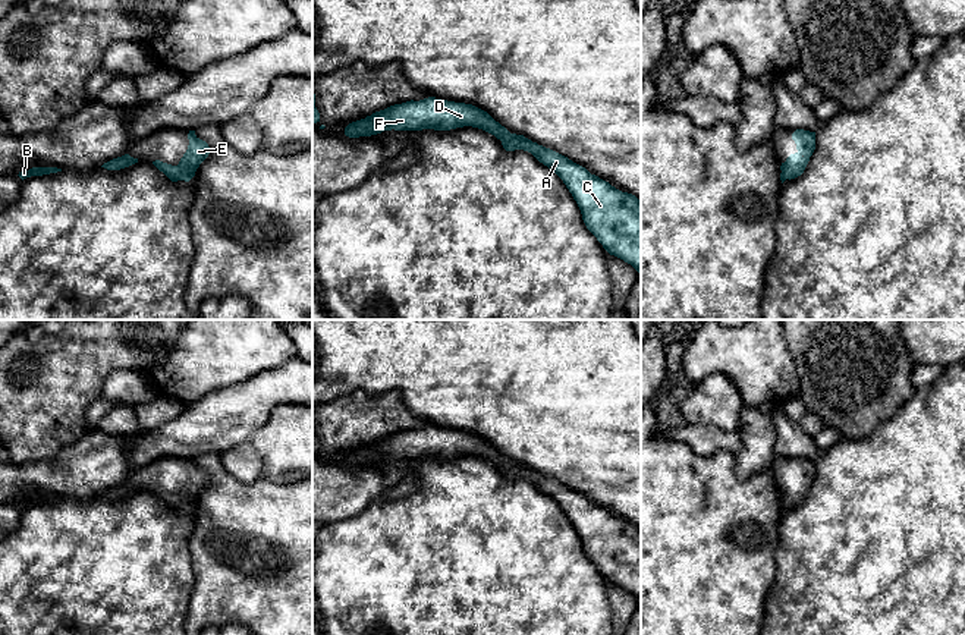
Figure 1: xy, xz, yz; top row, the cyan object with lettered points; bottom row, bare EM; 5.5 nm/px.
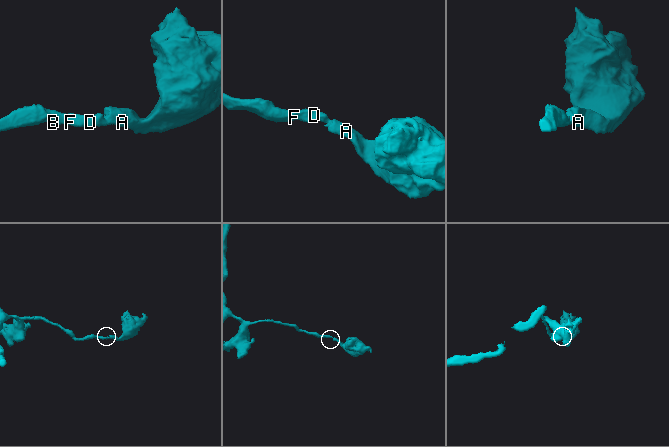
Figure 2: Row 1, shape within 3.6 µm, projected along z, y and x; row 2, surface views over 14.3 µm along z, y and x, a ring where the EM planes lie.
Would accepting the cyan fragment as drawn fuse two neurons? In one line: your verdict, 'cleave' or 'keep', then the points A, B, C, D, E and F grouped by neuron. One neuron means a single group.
keep | A B C D E F

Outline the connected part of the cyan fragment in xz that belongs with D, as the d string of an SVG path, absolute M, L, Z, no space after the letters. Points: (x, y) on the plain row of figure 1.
M428 425L406 430L375 440L365 447L349 452L349 466L371 465L384 459L450 459L472 455L497 468L506 480L524 478L551 497L576 529L587 557L603 576L641 603L641 529L622 521L609 510L591 503L568 485L538 474L524 463L510 462L487 440L465 431Z

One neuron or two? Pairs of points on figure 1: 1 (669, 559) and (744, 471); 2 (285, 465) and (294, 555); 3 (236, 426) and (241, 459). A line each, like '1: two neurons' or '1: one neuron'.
1: two neurons
2: two neurons
3: two neurons

